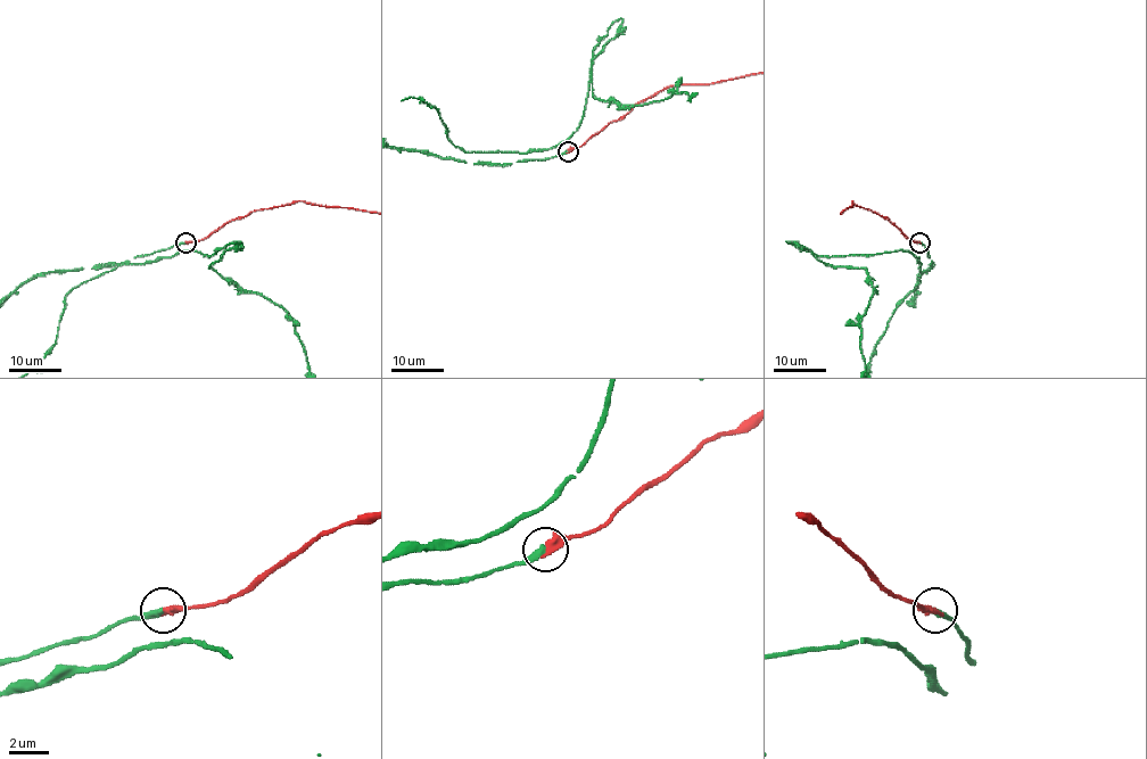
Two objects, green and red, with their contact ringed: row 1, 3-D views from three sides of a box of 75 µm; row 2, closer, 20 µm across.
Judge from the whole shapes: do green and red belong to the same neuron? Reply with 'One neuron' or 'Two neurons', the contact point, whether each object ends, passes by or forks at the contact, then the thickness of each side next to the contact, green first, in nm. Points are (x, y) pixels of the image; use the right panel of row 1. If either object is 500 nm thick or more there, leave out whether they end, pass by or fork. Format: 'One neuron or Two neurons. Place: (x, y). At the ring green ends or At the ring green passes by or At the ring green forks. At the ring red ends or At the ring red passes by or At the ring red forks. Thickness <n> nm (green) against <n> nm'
One neuron. Place: (919, 242). At the ring green ends. At the ring red ends. Thickness 340 nm (green) against 400 nm

